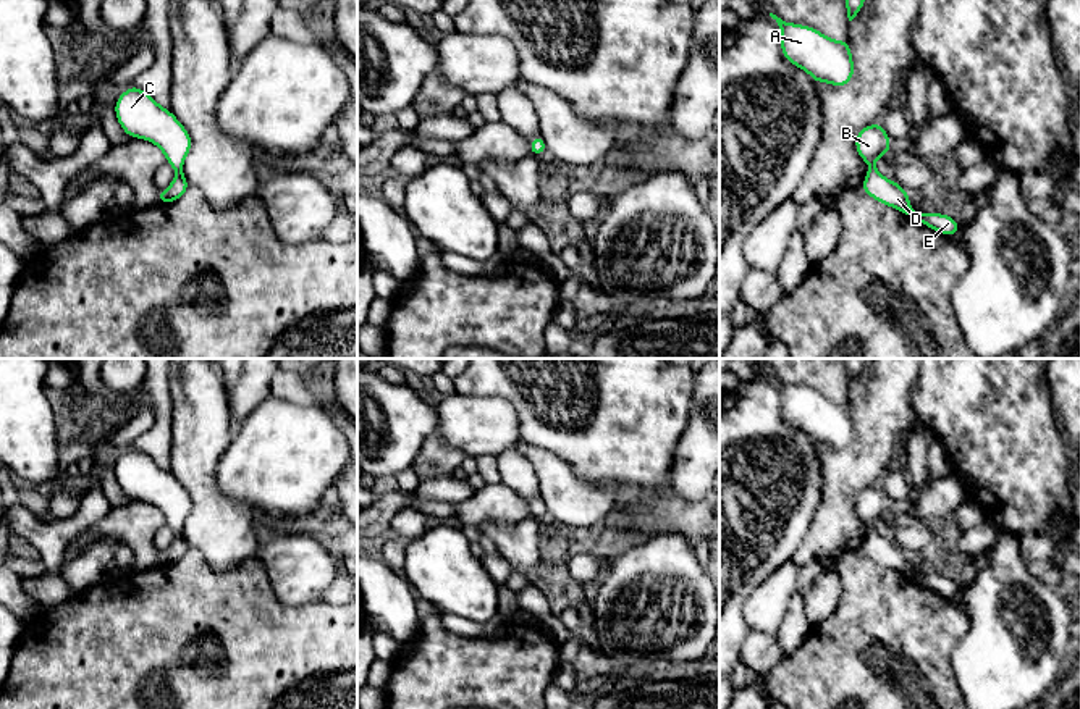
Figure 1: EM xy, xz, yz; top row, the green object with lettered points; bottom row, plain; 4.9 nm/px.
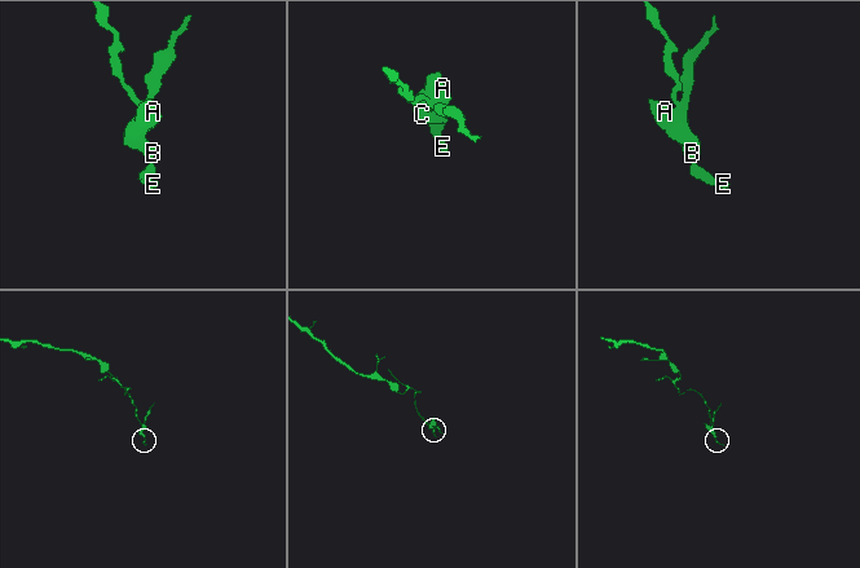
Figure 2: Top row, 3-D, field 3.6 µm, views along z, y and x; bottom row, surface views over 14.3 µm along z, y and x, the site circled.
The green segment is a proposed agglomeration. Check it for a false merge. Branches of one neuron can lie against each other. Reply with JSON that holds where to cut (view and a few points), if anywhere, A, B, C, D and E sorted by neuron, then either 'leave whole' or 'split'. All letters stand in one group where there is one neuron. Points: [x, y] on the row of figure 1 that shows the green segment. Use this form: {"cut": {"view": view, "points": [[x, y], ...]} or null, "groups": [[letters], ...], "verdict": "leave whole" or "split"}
{"cut": null, "groups": [["A", "B", "C", "D", "E"]], "verdict": "leave whole"}

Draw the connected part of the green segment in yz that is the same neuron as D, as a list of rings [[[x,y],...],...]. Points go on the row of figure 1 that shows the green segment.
[[[881,123],[868,124],[855,134],[857,155],[870,165],[860,189],[876,202],[892,207],[947,237],[954,237],[954,234],[962,229],[956,218],[936,212],[915,212],[910,207],[909,192],[876,170],[875,160],[889,155],[891,149],[889,136]]]

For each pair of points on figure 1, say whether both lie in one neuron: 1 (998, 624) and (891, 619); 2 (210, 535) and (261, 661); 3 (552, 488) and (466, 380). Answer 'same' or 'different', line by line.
1: different
2: different
3: different

